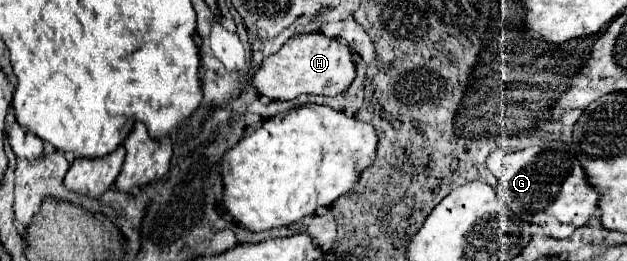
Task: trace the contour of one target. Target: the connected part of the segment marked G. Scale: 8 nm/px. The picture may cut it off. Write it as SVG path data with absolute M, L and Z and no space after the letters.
M551 142L519 152L497 150L487 158L489 170L497 176L497 196L523 222L539 224L551 238L569 238L597 212L599 194L587 184L585 172L567 144Z

